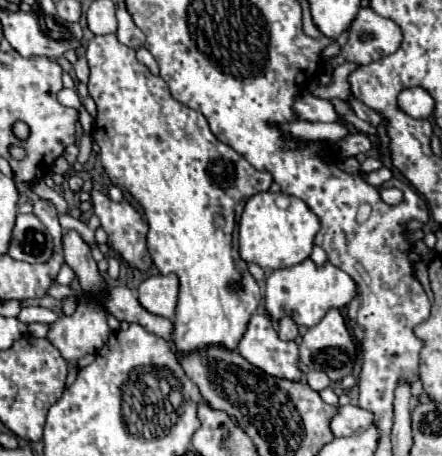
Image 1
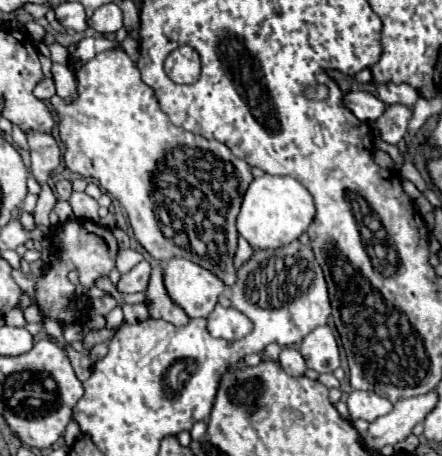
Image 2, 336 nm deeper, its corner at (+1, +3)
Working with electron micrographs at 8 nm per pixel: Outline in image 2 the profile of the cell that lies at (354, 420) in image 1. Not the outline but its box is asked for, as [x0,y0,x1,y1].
[346,392,392,422]

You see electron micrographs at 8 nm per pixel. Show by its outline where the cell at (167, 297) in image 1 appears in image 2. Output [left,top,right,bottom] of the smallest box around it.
[164,258,226,318]

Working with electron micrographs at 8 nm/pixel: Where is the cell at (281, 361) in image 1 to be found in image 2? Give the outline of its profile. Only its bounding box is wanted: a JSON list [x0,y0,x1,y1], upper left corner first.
[208,304,252,340]

